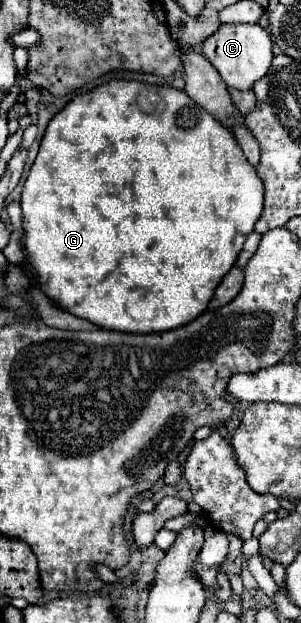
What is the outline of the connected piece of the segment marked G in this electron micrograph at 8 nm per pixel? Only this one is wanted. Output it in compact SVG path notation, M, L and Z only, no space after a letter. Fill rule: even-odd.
M111 80L105 86L99 86L95 92L85 94L69 102L47 126L45 136L41 140L39 154L29 170L23 194L21 194L21 210L23 210L23 230L25 230L25 252L27 252L27 264L37 274L39 286L45 292L47 298L51 298L59 308L65 312L89 320L91 324L115 330L115 332L127 332L127 334L151 334L151 332L165 332L173 330L177 326L185 326L197 316L201 316L207 310L209 300L215 294L215 288L223 280L223 276L233 268L245 236L253 232L255 222L259 220L263 212L263 182L257 176L255 168L247 162L241 148L237 146L233 134L215 122L211 114L201 110L191 102L191 98L173 88L165 86L151 86L147 88L141 82L127 82L127 80ZM141 88L147 90L147 108L143 112L137 106L137 98L141 94Z

